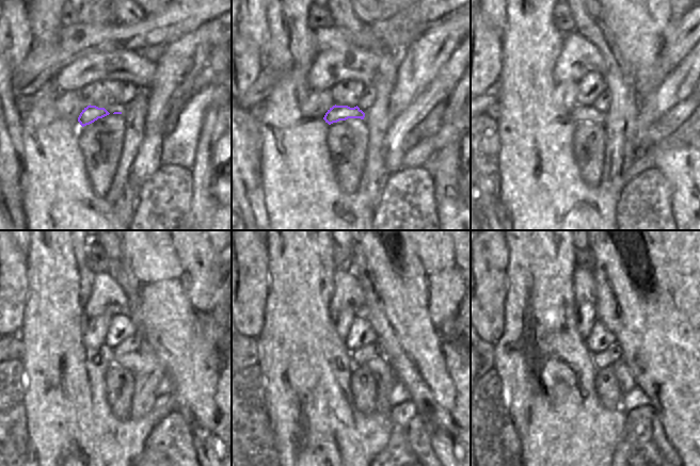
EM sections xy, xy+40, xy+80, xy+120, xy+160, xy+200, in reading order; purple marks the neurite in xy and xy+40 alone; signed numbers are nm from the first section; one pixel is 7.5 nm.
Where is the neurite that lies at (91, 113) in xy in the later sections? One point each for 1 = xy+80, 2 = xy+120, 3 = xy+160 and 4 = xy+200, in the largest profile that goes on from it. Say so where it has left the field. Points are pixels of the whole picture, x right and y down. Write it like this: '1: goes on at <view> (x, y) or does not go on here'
1: goes on at xy+80 (581, 113)
2: goes on at xy+120 (132, 362)
3: goes on at xy+160 (382, 371)
4: goes on at xy+200 (625, 379)

